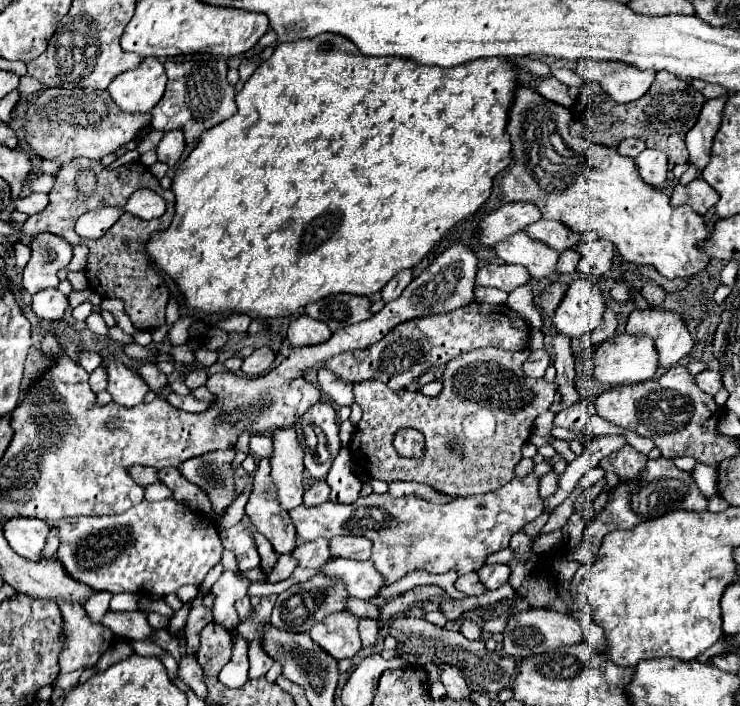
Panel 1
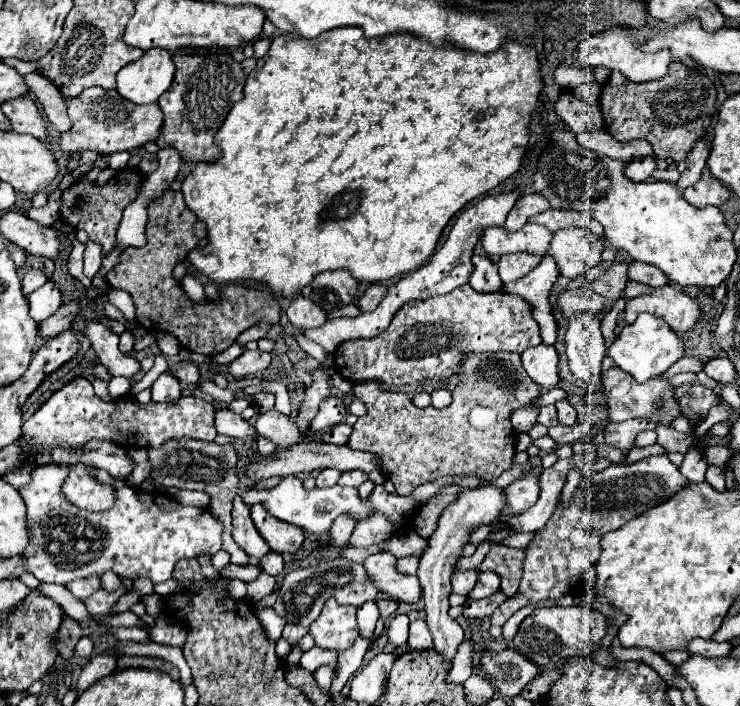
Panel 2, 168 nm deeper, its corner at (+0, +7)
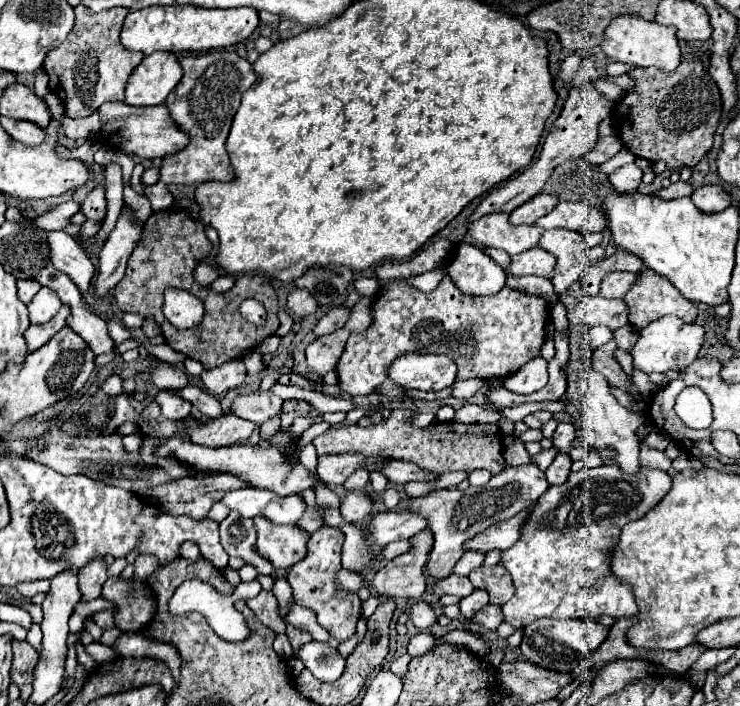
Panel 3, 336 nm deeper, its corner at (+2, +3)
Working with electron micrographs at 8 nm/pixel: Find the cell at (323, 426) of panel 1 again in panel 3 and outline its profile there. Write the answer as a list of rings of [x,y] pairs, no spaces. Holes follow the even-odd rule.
[[[340,328],[328,336],[316,338],[312,344],[308,344],[308,348],[306,348],[308,368],[316,376],[324,376],[326,372],[334,370],[338,364],[338,358],[344,352],[348,336],[350,336],[350,332],[346,328]]]

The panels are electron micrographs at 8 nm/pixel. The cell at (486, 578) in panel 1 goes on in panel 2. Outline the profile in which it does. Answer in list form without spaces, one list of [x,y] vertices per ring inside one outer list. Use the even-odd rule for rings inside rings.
[[[486,570],[486,572],[480,572],[476,586],[474,586],[472,594],[468,594],[468,596],[480,600],[480,598],[486,598],[486,596],[498,592],[498,590],[500,590],[500,576],[496,572]]]

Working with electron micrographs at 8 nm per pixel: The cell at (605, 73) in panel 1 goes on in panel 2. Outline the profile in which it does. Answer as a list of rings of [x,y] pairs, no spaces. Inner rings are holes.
[[[612,28],[612,30],[594,34],[586,40],[582,40],[578,44],[577,52],[578,61],[582,67],[604,66],[608,70],[618,70],[628,82],[636,82],[636,84],[650,82],[650,80],[664,76],[668,70],[668,64],[670,64],[668,50],[662,50],[656,54],[644,54],[642,50],[636,50],[636,46],[632,46],[632,42],[628,42],[628,38],[624,38],[624,32],[620,28]]]

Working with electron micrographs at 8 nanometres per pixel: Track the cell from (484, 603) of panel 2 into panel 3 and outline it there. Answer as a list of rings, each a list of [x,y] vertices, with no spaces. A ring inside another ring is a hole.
[[[486,604],[476,616],[474,616],[474,622],[486,626],[488,630],[496,630],[504,620],[504,614],[502,614],[502,608],[500,606],[490,606]]]

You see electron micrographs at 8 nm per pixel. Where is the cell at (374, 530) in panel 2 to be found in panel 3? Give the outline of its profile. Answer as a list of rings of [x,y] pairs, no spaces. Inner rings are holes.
[[[410,510],[374,514],[370,522],[370,538],[378,546],[386,546],[394,540],[410,540],[428,528],[428,520]]]

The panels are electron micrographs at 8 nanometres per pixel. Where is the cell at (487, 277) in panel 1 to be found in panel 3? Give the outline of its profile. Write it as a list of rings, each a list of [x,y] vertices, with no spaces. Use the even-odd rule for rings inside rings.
[[[532,248],[532,250],[526,250],[518,256],[514,256],[510,274],[514,274],[514,276],[534,274],[534,276],[548,278],[552,274],[554,266],[556,266],[556,256],[552,256],[550,252],[546,252],[542,248]]]

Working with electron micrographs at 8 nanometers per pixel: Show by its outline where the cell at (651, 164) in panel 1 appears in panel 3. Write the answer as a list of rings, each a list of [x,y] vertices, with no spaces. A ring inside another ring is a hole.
[[[626,164],[618,170],[614,170],[610,176],[608,176],[608,182],[614,186],[616,192],[620,194],[626,194],[626,192],[632,192],[640,186],[642,182],[642,170],[636,166],[636,164]]]

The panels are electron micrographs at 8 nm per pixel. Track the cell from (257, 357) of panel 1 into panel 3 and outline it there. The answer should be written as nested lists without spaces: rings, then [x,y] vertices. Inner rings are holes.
[[[242,360],[238,362],[226,362],[226,366],[218,366],[218,368],[212,368],[212,370],[206,370],[200,374],[202,382],[204,382],[204,388],[218,396],[218,394],[224,394],[232,388],[238,388],[244,384],[244,378],[246,378],[246,366]]]

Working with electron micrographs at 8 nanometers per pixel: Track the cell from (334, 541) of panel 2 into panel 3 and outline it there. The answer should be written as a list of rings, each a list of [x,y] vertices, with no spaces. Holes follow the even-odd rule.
[[[348,492],[346,498],[342,500],[342,506],[340,506],[340,512],[342,512],[342,518],[348,520],[348,522],[358,522],[358,520],[366,520],[370,514],[372,514],[372,496],[368,492]]]

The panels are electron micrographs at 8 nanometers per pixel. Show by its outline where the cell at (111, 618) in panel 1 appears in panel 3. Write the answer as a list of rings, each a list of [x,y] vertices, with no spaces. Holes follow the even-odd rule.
[[[94,556],[86,566],[80,568],[78,586],[82,592],[82,602],[90,602],[100,596],[102,582],[106,582],[106,578],[108,578],[106,570],[108,570],[108,564],[100,556]]]

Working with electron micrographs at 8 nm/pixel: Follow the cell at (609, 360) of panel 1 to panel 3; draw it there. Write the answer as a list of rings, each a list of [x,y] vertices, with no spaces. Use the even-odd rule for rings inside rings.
[[[664,316],[640,332],[640,340],[632,350],[634,368],[642,372],[666,372],[666,370],[684,370],[690,362],[698,358],[700,348],[704,346],[704,328],[698,324],[686,324],[674,316]]]

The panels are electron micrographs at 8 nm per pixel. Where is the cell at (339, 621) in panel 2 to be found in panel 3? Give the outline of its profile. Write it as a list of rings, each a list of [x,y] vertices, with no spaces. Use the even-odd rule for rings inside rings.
[[[322,526],[310,536],[308,542],[308,554],[302,562],[294,564],[288,568],[286,580],[294,592],[294,602],[302,604],[304,608],[310,608],[316,614],[316,620],[322,628],[326,628],[336,640],[344,642],[352,634],[356,634],[356,622],[362,616],[360,608],[360,598],[346,592],[338,582],[336,582],[336,572],[340,570],[340,550],[342,550],[344,534],[338,532],[336,528]]]

